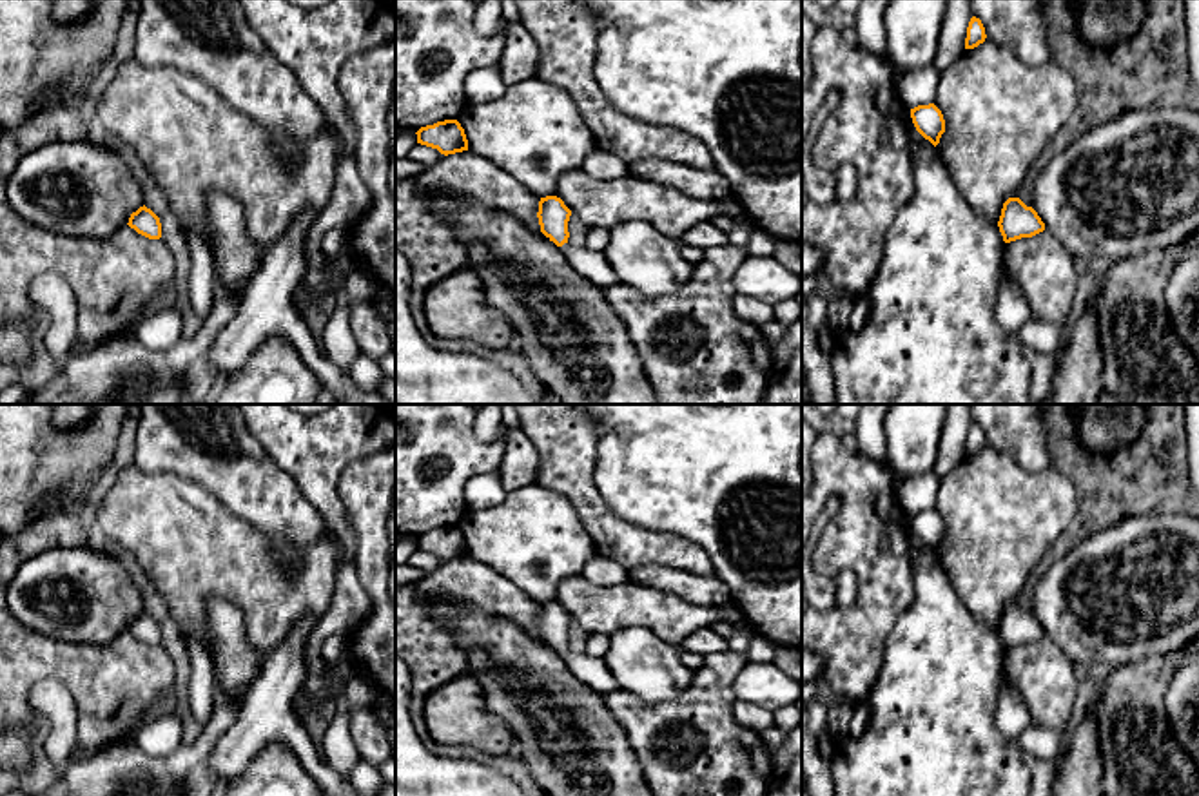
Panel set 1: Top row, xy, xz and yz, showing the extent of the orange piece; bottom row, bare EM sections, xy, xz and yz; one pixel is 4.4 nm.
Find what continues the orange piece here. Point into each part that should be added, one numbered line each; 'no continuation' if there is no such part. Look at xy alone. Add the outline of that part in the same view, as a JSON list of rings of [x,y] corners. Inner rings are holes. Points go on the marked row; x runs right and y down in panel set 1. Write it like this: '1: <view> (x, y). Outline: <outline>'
no continuation

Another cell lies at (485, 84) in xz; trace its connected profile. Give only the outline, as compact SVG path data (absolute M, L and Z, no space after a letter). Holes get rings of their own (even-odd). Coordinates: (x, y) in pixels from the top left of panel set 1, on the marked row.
M497 65L479 67L464 78L468 103L486 103L504 94L506 83Z

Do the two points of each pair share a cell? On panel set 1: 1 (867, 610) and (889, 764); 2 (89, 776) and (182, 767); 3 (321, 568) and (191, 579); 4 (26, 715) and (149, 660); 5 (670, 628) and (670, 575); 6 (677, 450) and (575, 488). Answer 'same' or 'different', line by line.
1: different
2: same
3: same
4: same
5: different
6: different

